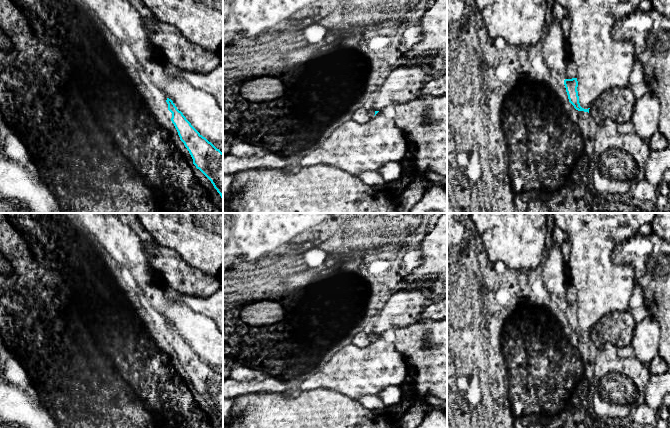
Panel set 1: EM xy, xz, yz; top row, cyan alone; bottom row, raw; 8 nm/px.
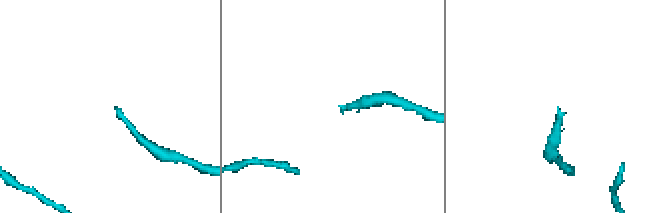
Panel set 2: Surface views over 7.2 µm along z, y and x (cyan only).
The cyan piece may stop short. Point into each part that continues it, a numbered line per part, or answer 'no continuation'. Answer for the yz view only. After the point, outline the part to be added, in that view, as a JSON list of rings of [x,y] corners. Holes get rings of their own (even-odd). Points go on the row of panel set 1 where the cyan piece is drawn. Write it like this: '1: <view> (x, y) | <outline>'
1: yz (571, 66) | [[[568,53],[567,56],[567,71],[566,71],[566,79],[576,78],[576,64],[573,61],[572,56]]]

